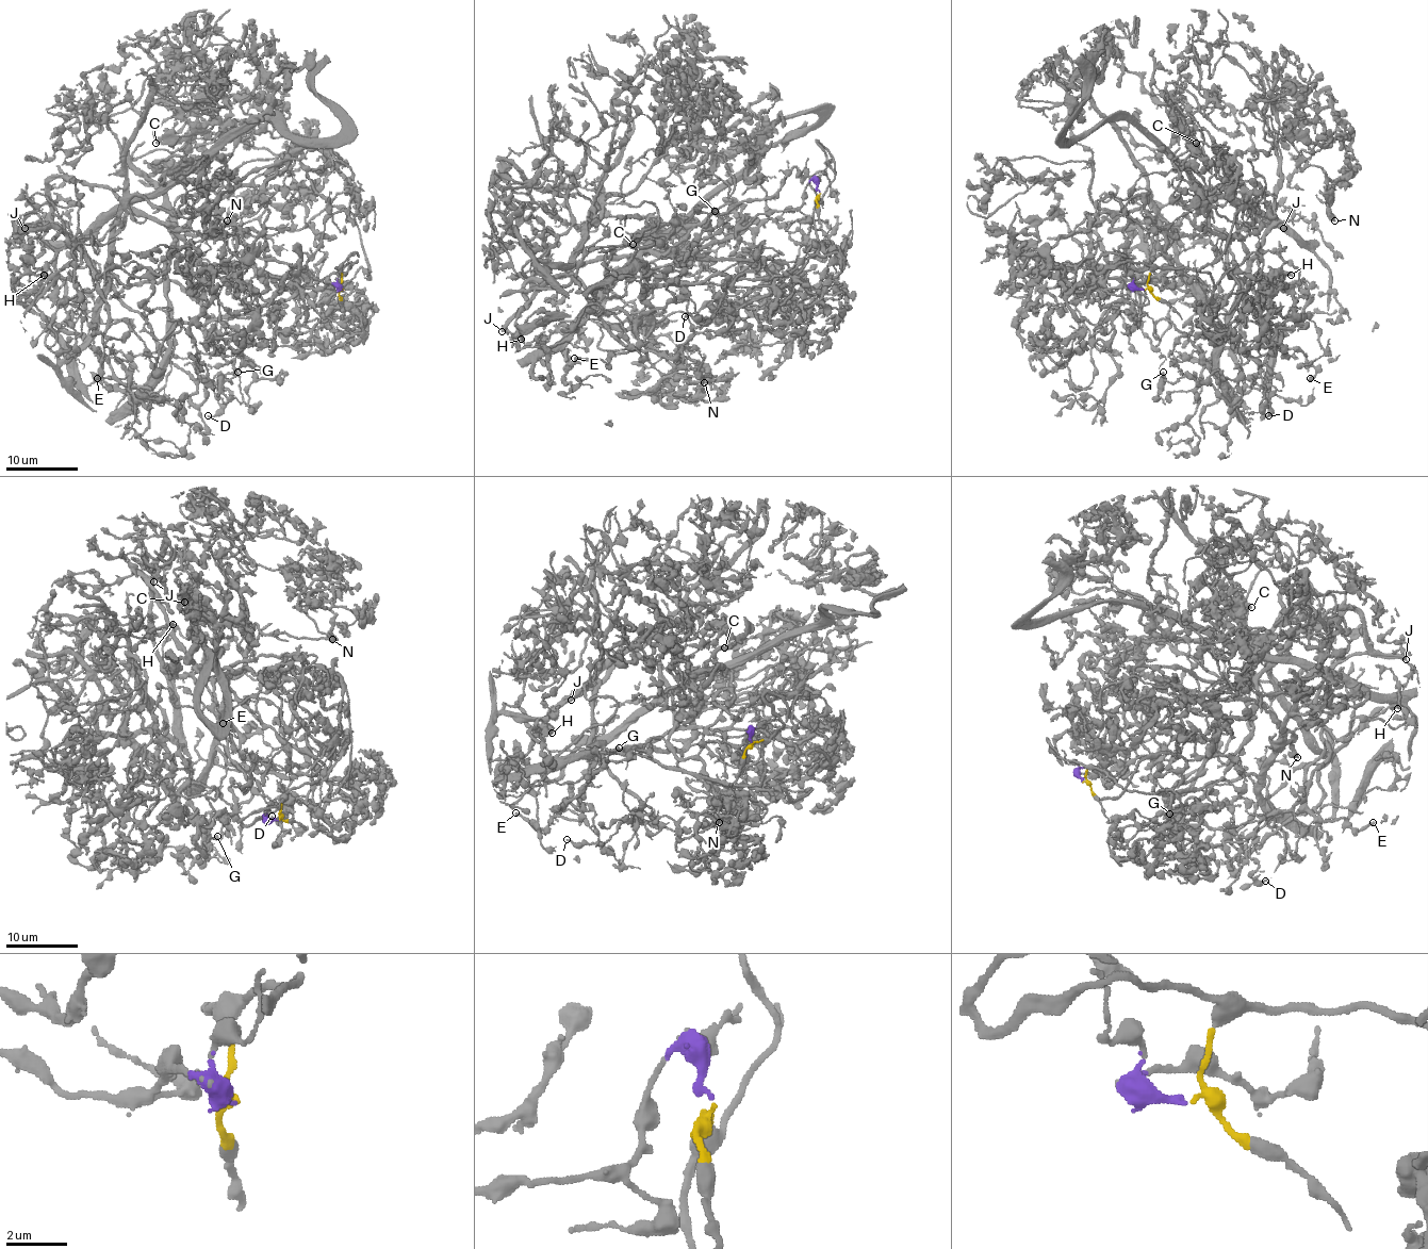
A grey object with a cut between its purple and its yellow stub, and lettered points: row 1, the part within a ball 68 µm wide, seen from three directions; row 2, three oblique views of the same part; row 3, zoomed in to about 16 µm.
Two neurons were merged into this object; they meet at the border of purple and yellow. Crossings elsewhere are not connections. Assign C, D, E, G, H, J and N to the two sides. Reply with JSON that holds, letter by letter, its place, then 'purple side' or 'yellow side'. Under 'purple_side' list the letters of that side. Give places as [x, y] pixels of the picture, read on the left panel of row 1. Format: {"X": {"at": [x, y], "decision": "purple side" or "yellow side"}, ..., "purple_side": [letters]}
{"C": {"at": [156, 143], "decision": "yellow side"}, "D": {"at": [208, 415], "decision": "purple side"}, "E": {"at": [97, 378], "decision": "purple side"}, "G": {"at": [238, 372], "decision": "purple side"}, "H": {"at": [44, 275], "decision": "purple side"}, "J": {"at": [25, 228], "decision": "purple side"}, "N": {"at": [227, 220], "decision": "yellow side"}, "purple_side": ["D", "E", "G", "H", "J"]}

